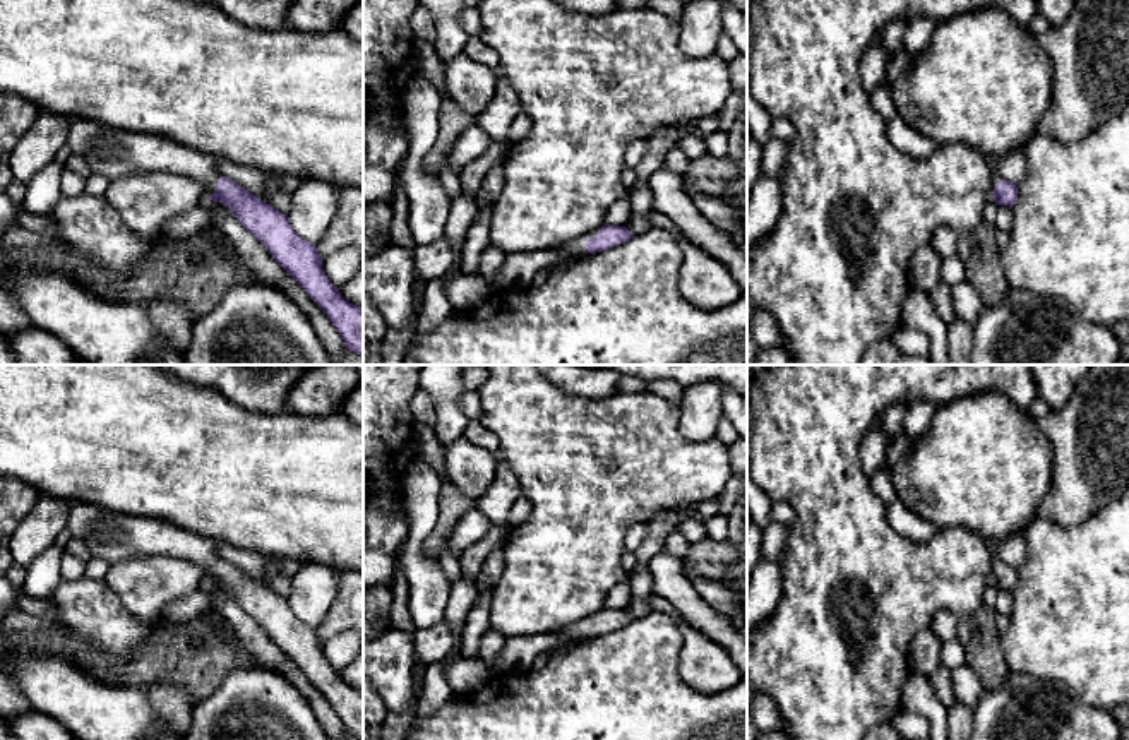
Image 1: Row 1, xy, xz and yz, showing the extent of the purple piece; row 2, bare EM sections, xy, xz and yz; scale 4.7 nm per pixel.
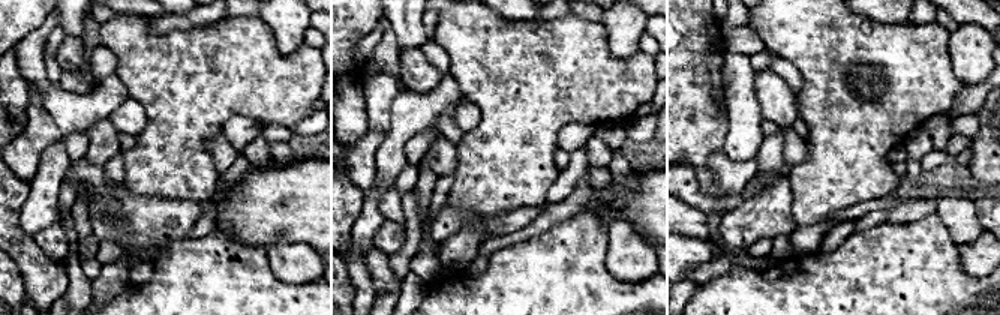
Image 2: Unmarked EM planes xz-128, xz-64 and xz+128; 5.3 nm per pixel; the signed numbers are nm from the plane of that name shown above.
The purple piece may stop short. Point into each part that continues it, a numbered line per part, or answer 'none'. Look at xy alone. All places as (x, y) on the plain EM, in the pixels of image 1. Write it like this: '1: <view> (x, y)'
1: xy (112, 537)

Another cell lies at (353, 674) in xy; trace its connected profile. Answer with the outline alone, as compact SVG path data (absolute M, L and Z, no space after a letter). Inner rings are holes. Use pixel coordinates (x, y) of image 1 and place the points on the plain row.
M363 651L338 673L344 683L363 692Z

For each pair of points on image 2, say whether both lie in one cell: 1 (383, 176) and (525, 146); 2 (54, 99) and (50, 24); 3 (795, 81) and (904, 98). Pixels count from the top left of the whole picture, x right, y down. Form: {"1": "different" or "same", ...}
{"1": "different", "2": "same", "3": "different"}

